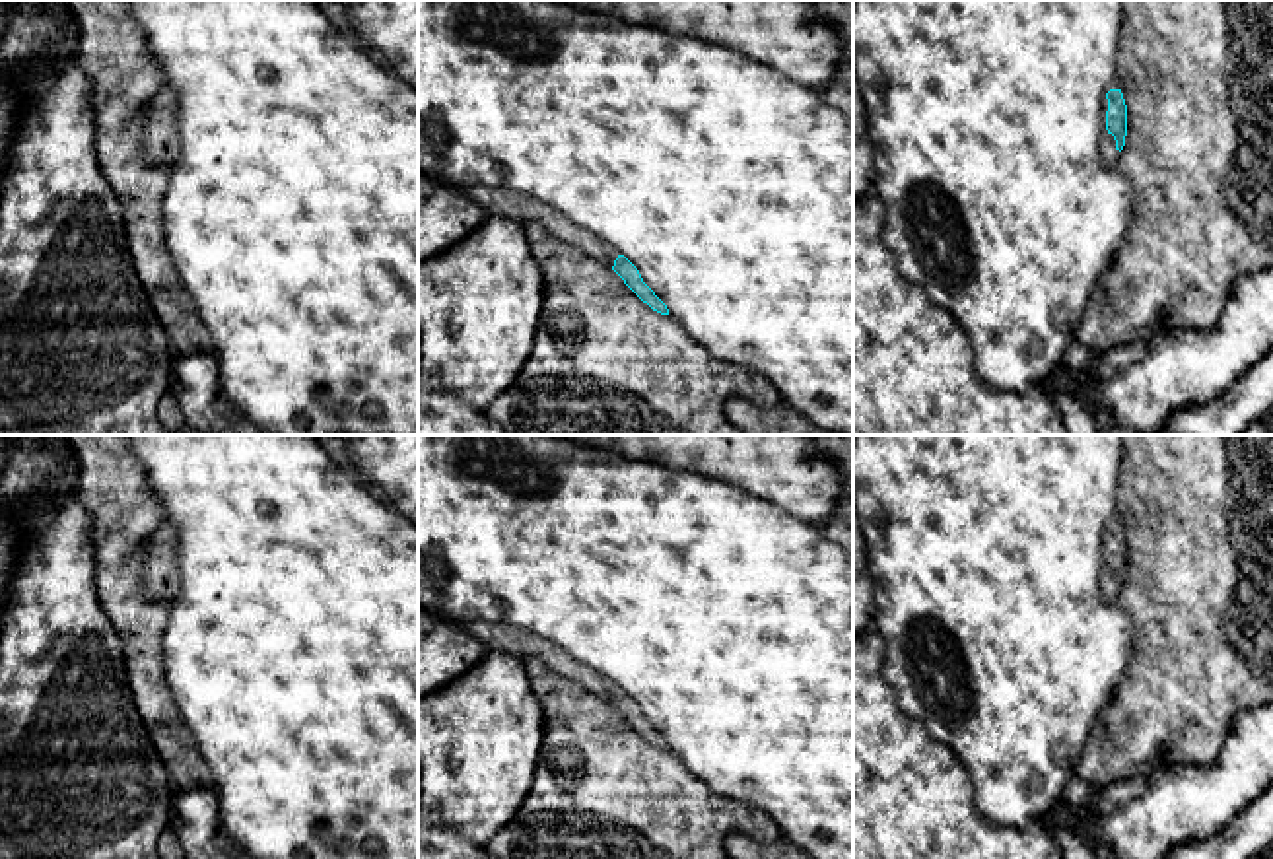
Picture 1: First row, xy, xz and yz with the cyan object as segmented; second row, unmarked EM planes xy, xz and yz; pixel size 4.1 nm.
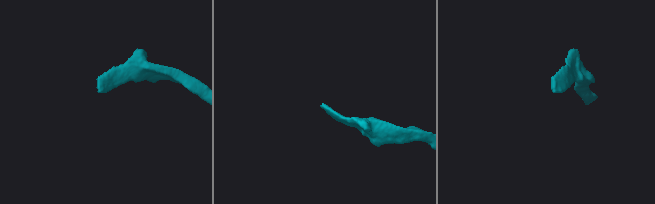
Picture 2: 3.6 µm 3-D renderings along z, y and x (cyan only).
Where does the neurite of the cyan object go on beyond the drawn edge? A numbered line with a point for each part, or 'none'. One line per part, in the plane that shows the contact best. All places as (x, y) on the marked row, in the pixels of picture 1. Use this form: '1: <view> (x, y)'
1: yz (1110, 154)

